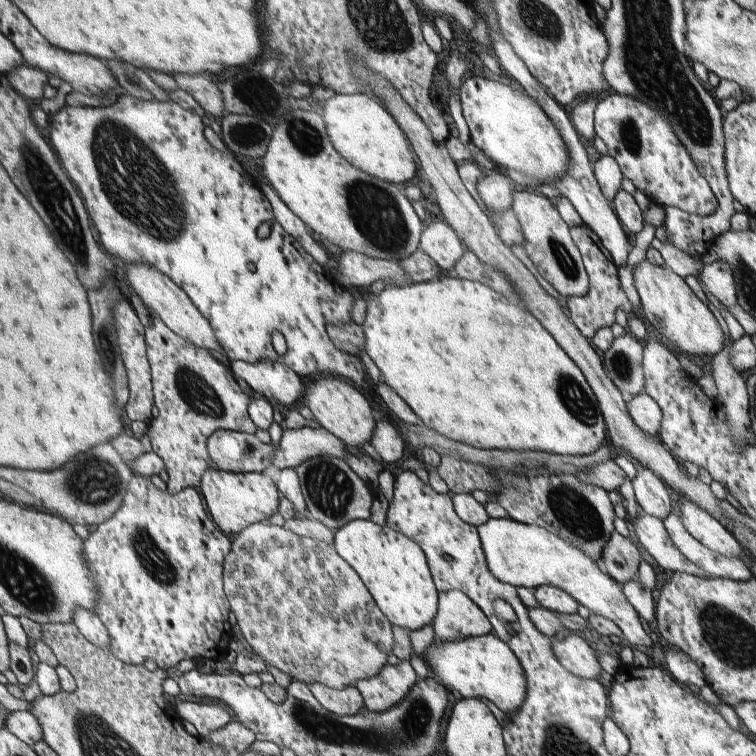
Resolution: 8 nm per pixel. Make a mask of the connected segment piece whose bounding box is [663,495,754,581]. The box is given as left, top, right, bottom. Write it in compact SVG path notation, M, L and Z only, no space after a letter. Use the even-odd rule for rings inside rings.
M675 495L674 497L671 513L663 520L663 523L672 544L682 552L682 556L706 570L712 577L735 581L750 580L754 574L743 560L726 558L724 554L714 552L686 532L680 520L680 510L678 510L680 499Z

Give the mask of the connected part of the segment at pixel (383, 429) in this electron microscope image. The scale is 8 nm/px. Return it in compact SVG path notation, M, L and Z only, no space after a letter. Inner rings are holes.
M389 420L378 422L370 444L384 462L398 462L404 454L404 446L406 446L395 423Z

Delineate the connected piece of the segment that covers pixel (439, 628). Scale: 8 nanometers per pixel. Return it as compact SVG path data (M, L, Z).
M460 590L440 592L438 614L431 626L435 632L436 642L484 636L492 632L493 628L485 612Z

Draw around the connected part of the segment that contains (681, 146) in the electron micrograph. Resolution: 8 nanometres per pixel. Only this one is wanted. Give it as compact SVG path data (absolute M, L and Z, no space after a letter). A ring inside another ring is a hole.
M610 94L604 100L598 100L594 118L596 134L605 142L607 154L652 203L700 216L708 216L717 209L717 198L685 144L677 137L672 125L649 104L625 94Z

